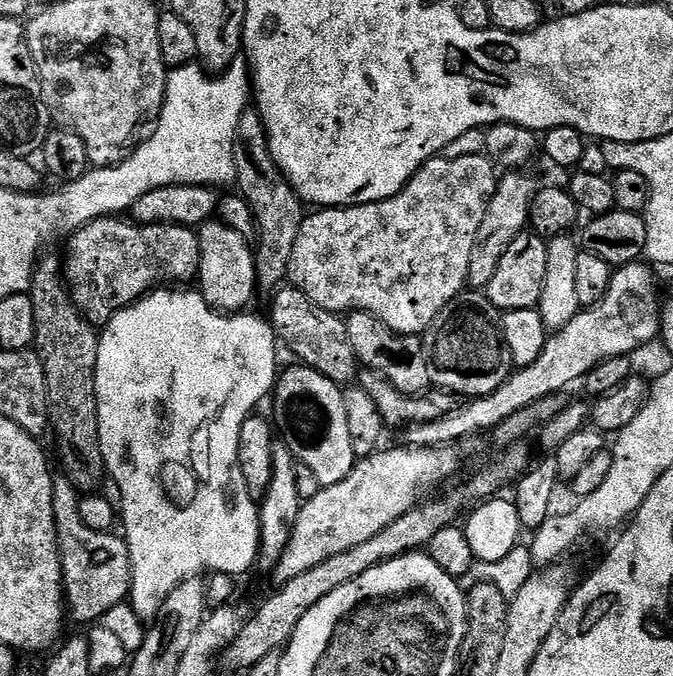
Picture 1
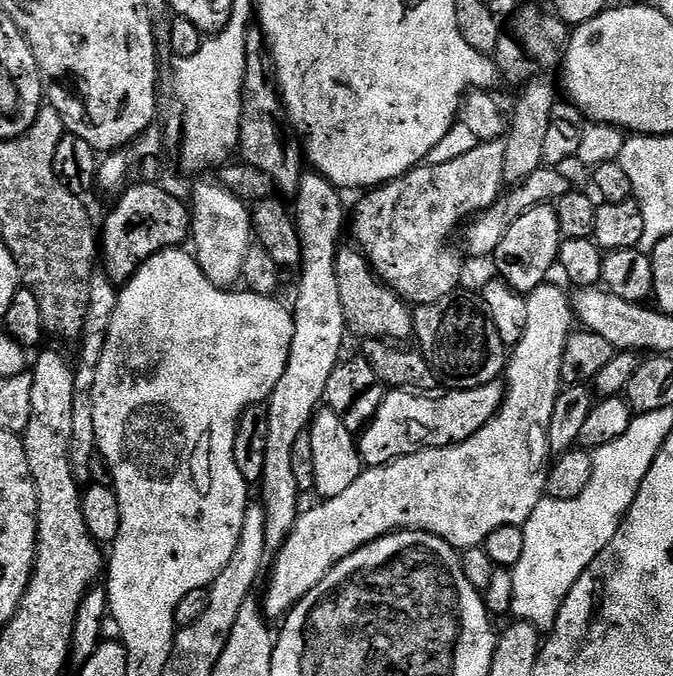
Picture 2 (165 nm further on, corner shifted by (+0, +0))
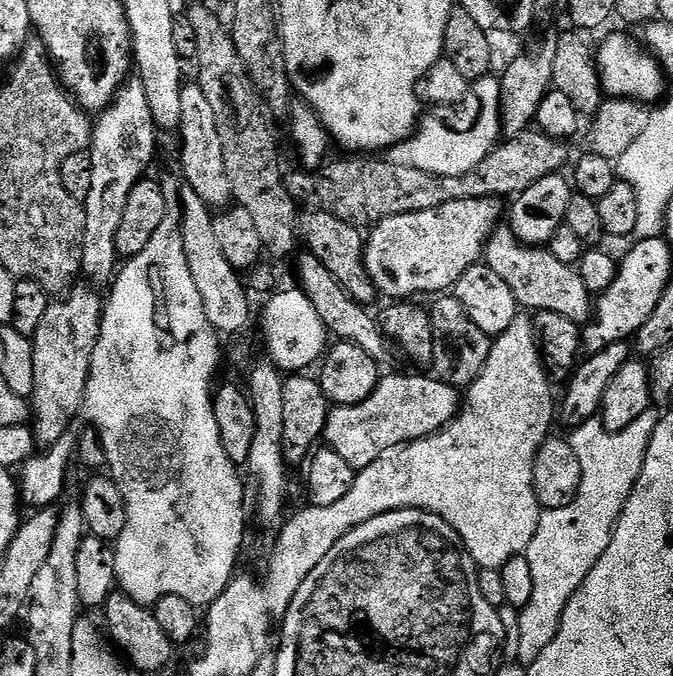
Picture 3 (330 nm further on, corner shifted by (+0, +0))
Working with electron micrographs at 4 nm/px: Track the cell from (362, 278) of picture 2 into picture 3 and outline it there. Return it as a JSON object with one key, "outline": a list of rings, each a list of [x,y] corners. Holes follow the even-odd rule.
{"outline":[[[308,210],[299,217],[298,236],[301,241],[308,240],[307,251],[312,252],[314,258],[318,258],[318,262],[322,262],[322,266],[326,266],[326,270],[334,274],[334,278],[338,278],[350,298],[365,306],[372,306],[378,300],[376,287],[364,261],[366,236],[355,224],[342,222],[342,218],[334,218],[334,214],[329,212]]]}

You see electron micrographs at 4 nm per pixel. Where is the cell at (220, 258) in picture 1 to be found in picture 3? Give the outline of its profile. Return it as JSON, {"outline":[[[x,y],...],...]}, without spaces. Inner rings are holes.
{"outline":[[[185,83],[182,90],[182,118],[178,134],[181,134],[180,168],[184,171],[183,183],[192,188],[198,194],[198,198],[202,198],[202,202],[206,202],[213,210],[220,210],[231,205],[234,197],[230,186],[230,174],[226,174],[226,158],[222,158],[222,138],[218,135],[218,121],[214,119],[214,110],[206,99],[206,94],[202,94],[199,83]]]}

